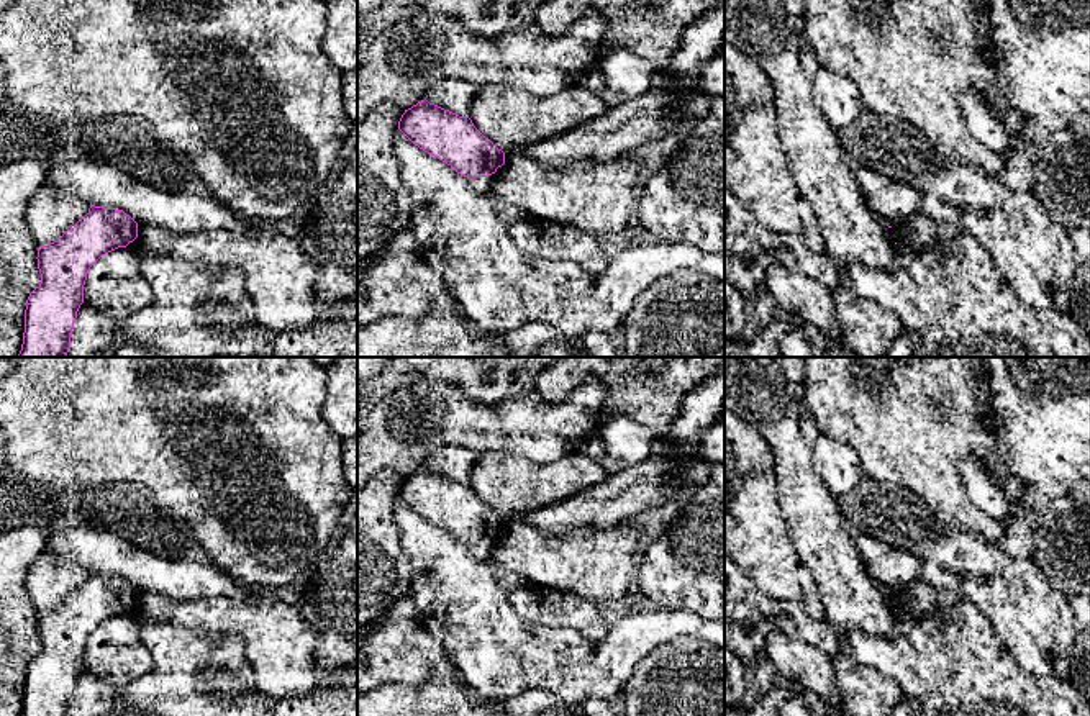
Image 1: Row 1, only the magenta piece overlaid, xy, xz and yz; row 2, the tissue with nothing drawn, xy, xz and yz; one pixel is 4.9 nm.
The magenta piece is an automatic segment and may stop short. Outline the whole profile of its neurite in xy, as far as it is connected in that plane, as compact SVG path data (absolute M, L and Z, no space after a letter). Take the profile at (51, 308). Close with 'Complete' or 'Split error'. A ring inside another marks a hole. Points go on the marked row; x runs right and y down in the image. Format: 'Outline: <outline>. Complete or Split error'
Outline: M90 205L89 213L57 241L39 246L36 259L41 283L26 300L23 344L16 357L67 357L90 267L102 256L126 247L136 238L138 223L123 210Z. Complete

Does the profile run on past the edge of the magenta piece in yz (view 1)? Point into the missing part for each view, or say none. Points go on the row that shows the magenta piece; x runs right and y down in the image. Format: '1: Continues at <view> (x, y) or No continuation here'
1: No continuation here

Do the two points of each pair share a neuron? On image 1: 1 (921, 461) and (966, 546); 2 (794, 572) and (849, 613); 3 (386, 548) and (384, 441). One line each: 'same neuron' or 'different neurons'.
1: different neurons
2: different neurons
3: different neurons

